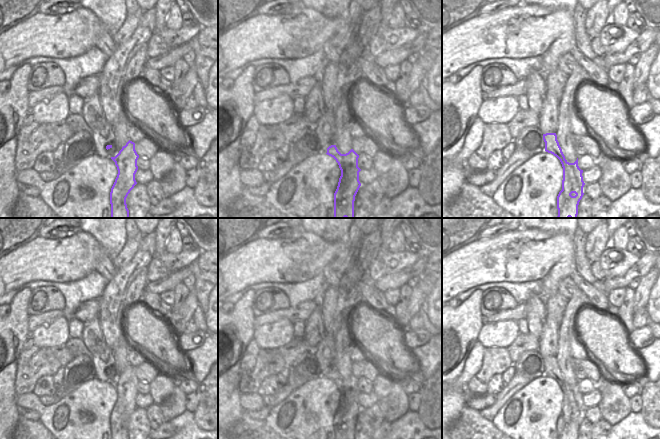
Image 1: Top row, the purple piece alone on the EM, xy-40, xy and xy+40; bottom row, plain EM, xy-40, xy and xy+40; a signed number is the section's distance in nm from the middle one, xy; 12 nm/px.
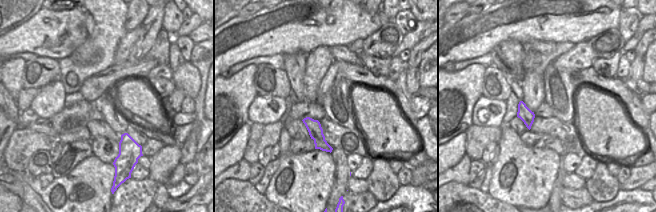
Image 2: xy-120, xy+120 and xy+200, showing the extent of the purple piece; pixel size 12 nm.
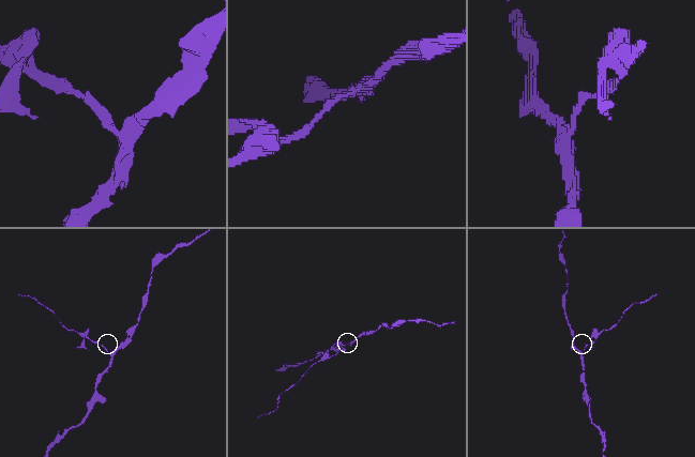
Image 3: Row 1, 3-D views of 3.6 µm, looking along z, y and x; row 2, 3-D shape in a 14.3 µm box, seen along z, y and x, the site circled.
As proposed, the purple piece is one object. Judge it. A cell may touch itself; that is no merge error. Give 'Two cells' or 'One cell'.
Two cells.

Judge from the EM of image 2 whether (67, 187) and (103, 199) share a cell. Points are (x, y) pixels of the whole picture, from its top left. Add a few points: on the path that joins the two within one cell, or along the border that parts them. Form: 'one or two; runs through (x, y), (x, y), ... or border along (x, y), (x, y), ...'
one; runs through (76, 182), (82, 180), (96, 190)

